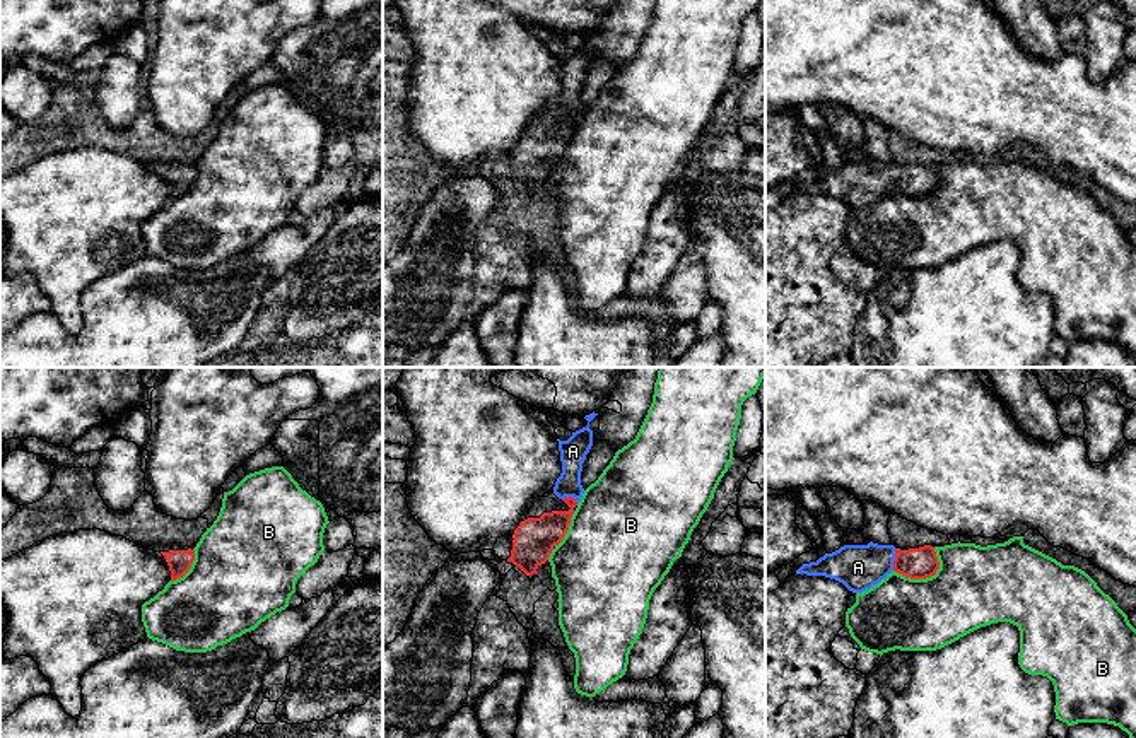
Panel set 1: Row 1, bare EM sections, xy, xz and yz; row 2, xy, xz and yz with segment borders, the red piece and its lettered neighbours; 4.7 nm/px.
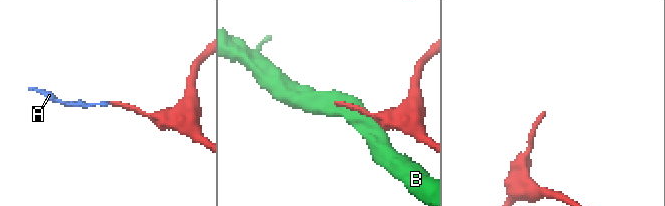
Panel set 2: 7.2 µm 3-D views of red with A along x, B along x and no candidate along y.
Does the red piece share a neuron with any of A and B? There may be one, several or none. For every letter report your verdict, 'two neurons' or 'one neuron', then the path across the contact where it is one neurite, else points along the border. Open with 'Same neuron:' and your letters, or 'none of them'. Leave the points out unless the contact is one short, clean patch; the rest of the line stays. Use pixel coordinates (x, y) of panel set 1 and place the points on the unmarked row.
Same neuron: A
A: one neuron | across yz (921, 180), (895, 176), (880, 176), (858, 185)
B: two neurons

